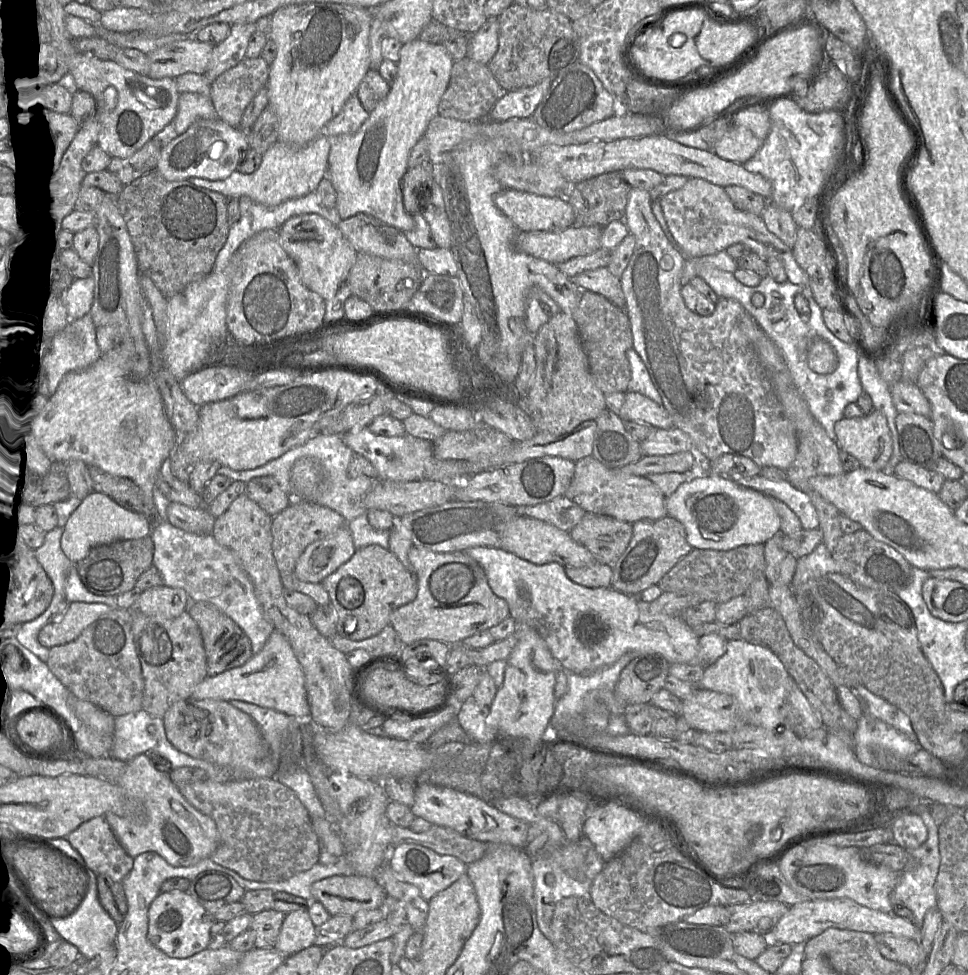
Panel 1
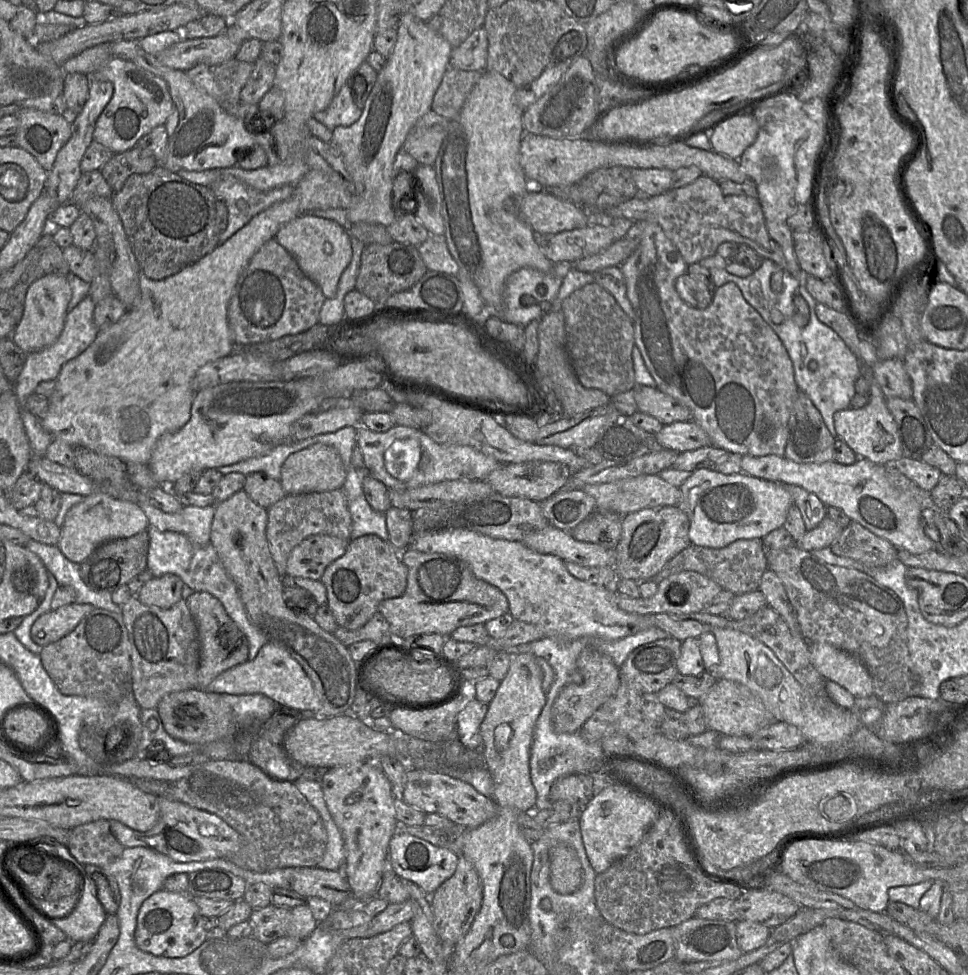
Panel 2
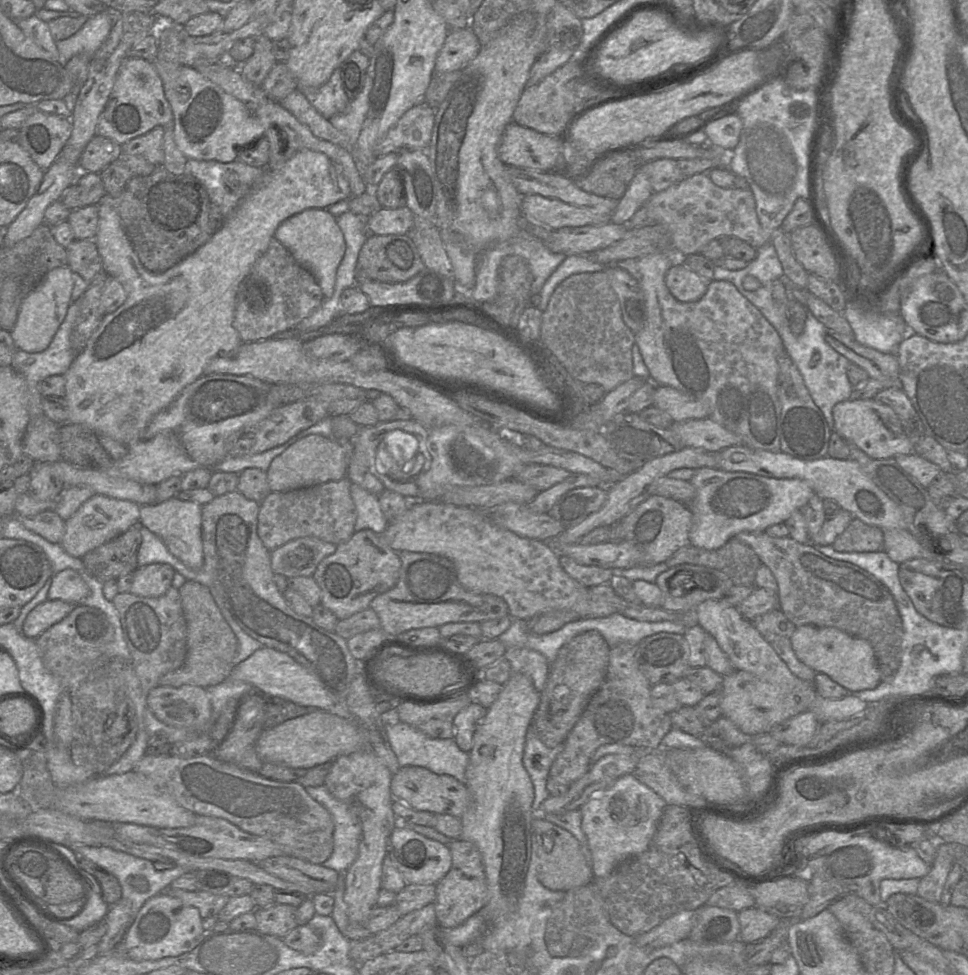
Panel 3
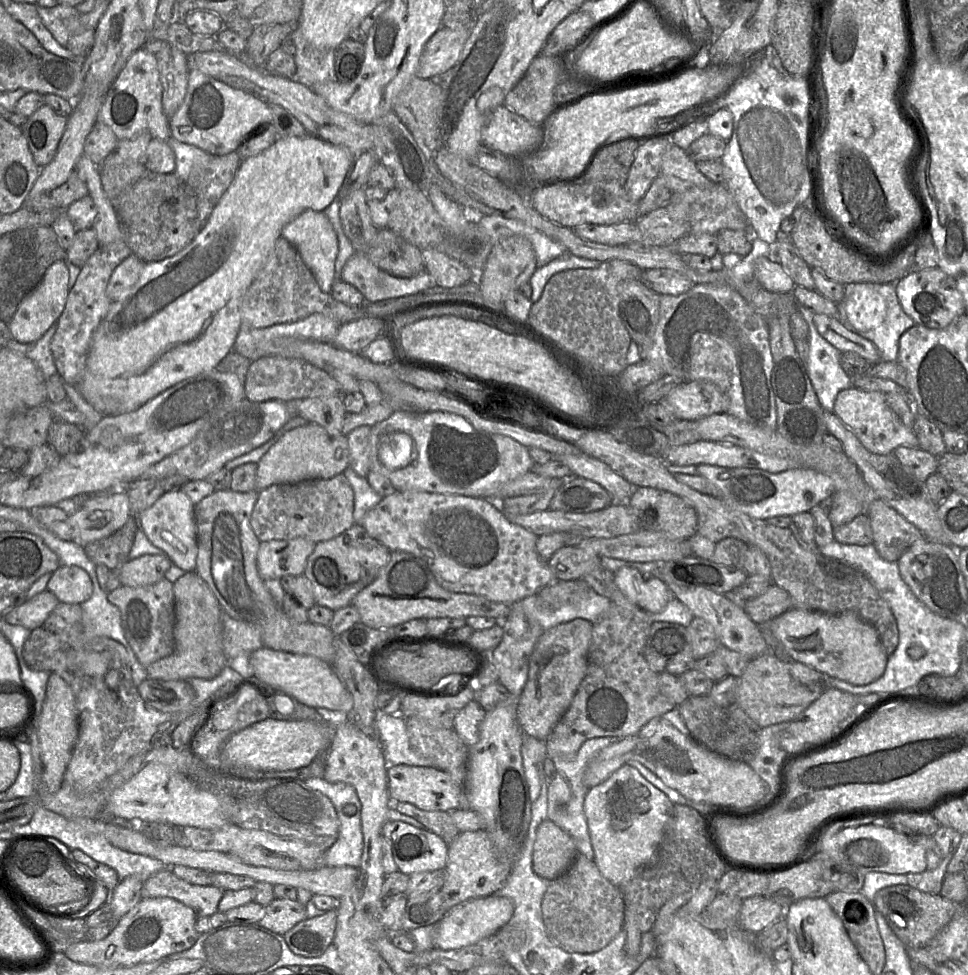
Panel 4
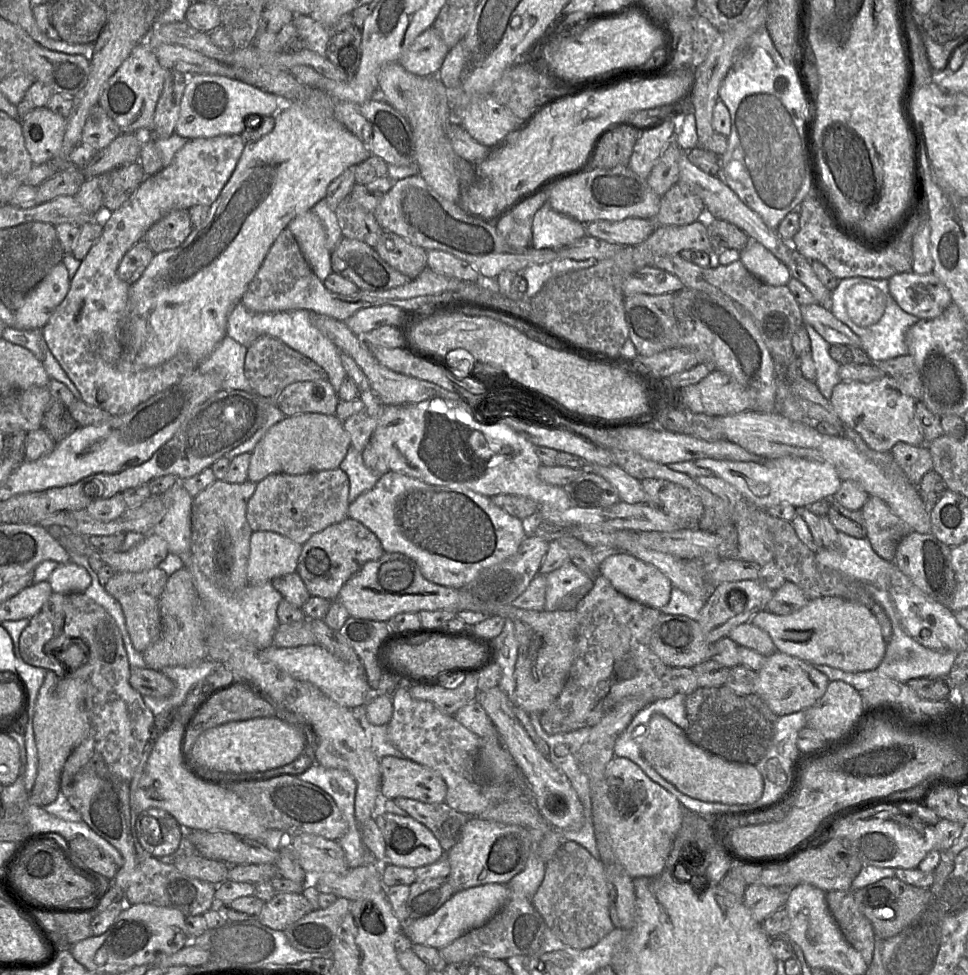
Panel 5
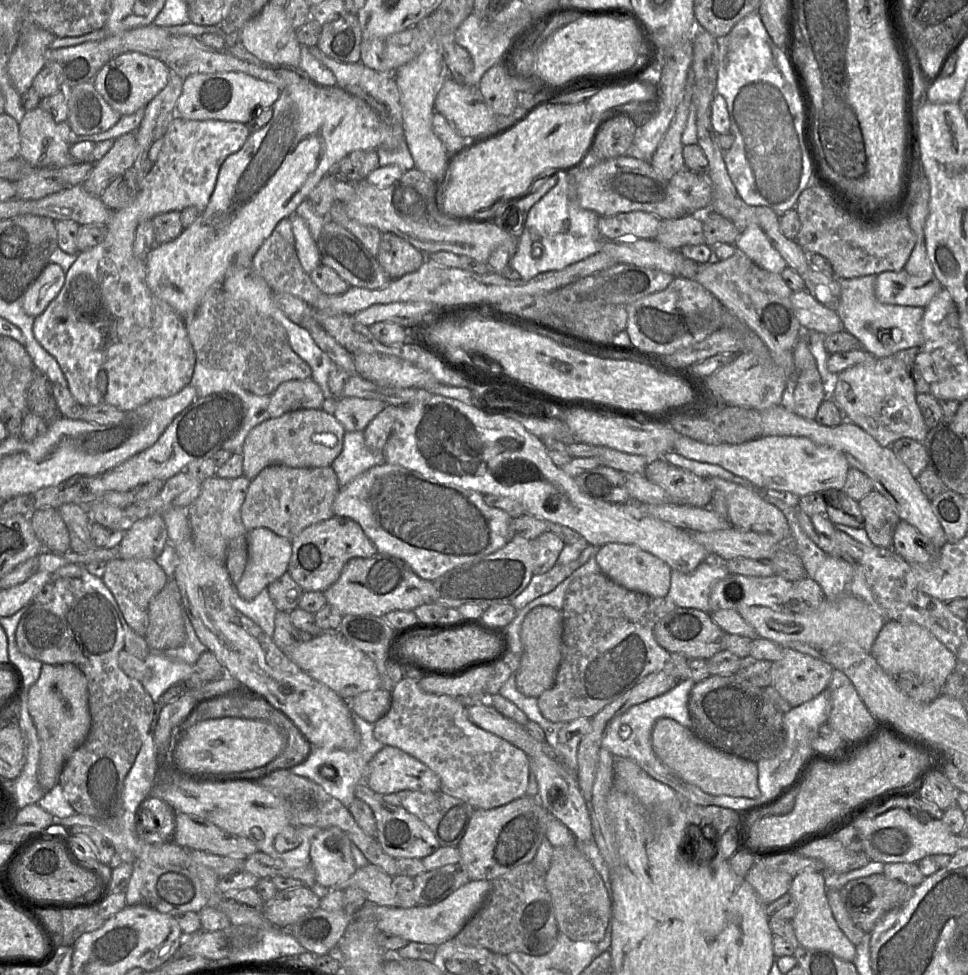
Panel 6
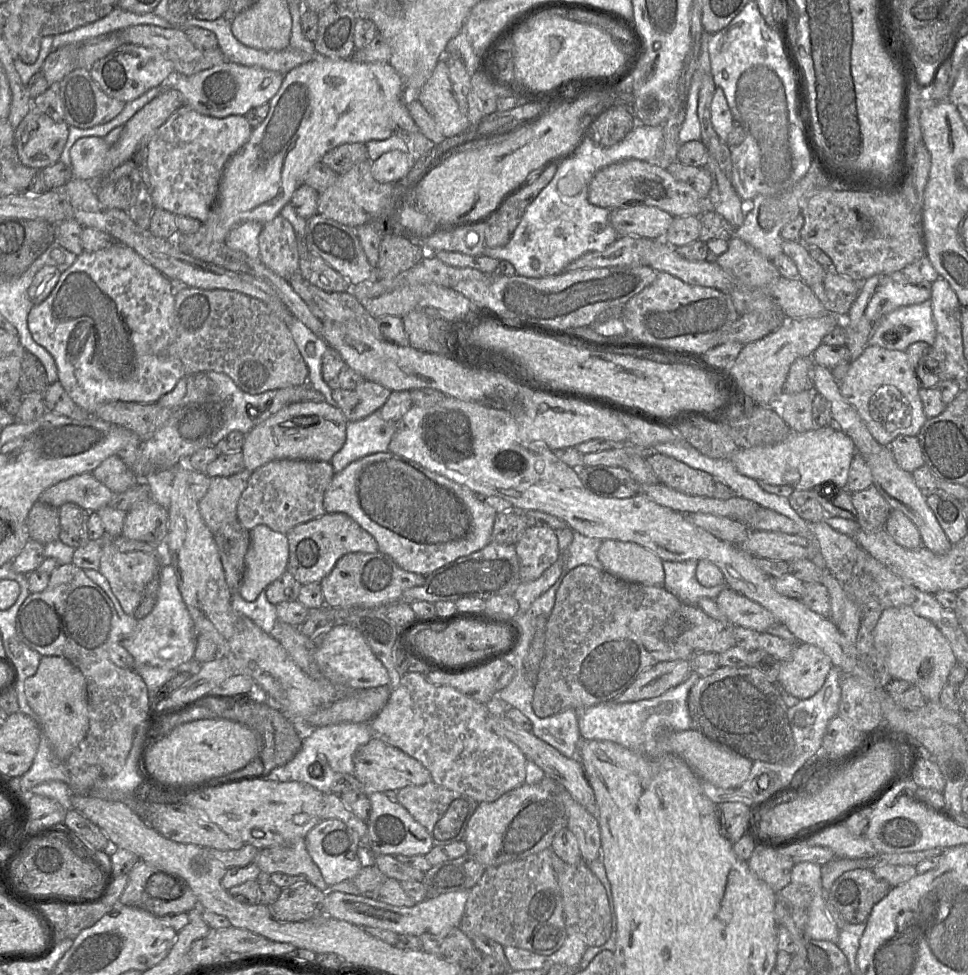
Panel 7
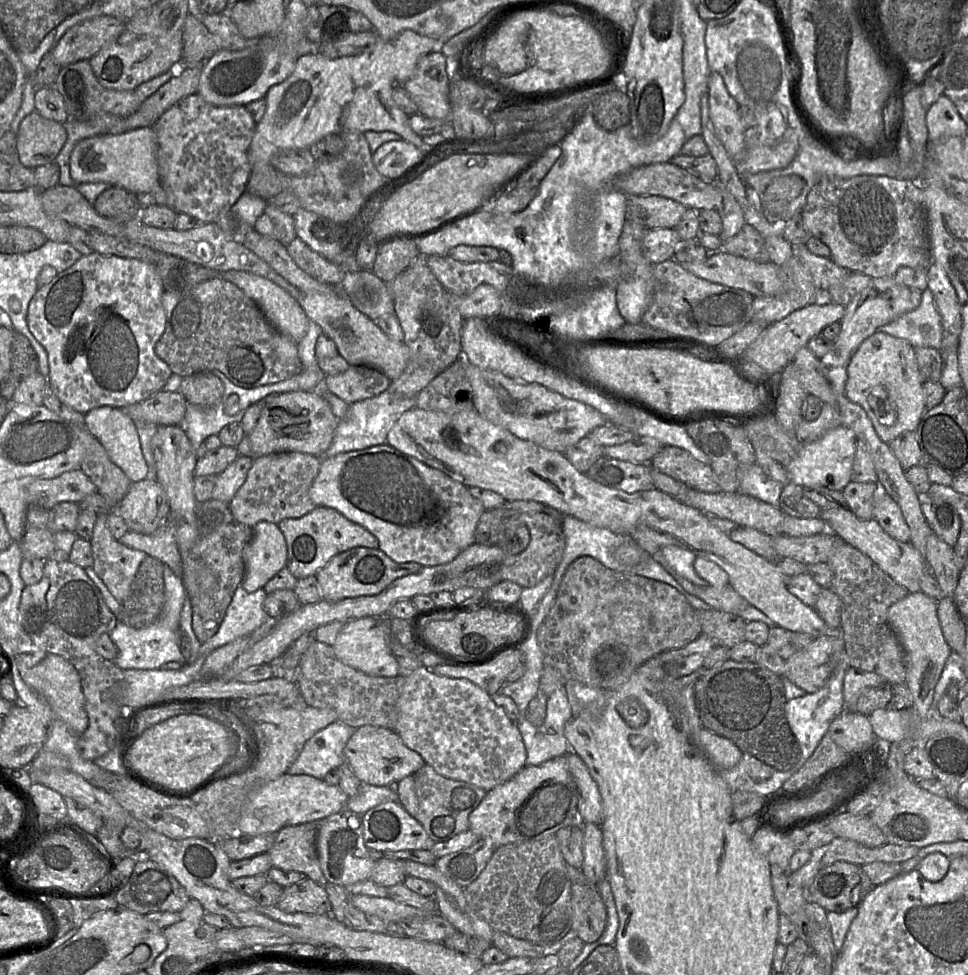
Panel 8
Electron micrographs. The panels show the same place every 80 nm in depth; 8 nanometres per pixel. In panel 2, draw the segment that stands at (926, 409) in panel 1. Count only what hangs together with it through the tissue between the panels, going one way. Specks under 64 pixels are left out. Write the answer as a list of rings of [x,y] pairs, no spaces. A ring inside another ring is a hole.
[[[901,359],[879,360],[864,372],[872,375],[873,381],[883,392],[885,398],[899,397],[912,399],[913,389],[911,379]]]

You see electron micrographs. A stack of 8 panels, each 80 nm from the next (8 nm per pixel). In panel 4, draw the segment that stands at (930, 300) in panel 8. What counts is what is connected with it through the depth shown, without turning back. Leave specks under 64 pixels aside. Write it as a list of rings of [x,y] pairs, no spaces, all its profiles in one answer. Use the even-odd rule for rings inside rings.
[[[848,283],[844,285],[844,296],[837,310],[837,319],[850,331],[871,341],[883,361],[897,361],[900,337],[916,324],[903,311],[893,283]]]

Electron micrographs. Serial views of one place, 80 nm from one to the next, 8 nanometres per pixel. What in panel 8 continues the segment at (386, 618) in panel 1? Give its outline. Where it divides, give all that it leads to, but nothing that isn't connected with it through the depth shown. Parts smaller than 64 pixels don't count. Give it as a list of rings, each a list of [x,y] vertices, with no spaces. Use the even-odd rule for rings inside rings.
[[[316,506],[302,517],[284,519],[277,525],[287,544],[286,568],[296,579],[316,576],[332,557],[351,548],[379,546],[376,536],[365,527],[330,507]]]

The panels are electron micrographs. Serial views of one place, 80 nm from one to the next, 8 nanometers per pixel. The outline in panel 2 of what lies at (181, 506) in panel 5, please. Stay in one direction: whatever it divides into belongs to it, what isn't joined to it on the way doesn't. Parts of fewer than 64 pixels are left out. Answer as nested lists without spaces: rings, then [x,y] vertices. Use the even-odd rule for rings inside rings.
[[[134,486],[138,494],[136,503],[145,514],[149,526],[160,531],[170,531],[184,534],[194,544],[204,546],[210,541],[211,524],[214,516],[214,506],[197,507],[183,506],[177,513],[165,513],[160,509],[142,501],[141,488]]]

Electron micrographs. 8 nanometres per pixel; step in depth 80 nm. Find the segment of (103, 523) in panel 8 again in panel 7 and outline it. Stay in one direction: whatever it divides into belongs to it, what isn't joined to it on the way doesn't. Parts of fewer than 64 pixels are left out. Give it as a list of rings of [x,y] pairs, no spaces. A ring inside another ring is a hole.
[[[105,535],[99,540],[100,566],[98,572],[107,580],[112,593],[120,603],[123,611],[133,616],[140,604],[146,585],[159,575],[160,566],[157,557],[142,551],[121,552],[113,542],[113,537]]]

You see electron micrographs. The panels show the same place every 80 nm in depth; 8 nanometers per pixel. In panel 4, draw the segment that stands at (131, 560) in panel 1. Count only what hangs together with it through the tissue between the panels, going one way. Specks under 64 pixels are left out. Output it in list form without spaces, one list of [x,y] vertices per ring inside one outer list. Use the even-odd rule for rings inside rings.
[[[130,518],[112,535],[85,546],[85,552],[95,565],[104,565],[111,571],[115,571],[129,559],[139,528],[138,519]]]

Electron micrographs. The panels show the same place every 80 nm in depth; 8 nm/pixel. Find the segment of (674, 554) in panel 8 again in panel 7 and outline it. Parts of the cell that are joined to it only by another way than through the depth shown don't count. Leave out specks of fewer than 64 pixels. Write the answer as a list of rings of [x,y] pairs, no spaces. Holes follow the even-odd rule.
[[[663,561],[664,587],[675,595],[682,604],[698,606],[701,598],[714,600],[721,590],[725,588],[724,584],[726,582],[712,587],[700,584],[696,576],[698,561]]]

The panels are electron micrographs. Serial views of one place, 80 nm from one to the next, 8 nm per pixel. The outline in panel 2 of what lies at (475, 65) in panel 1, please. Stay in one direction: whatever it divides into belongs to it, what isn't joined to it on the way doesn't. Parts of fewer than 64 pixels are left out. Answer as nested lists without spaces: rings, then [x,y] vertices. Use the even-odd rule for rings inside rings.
[[[448,67],[433,97],[432,109],[443,117],[455,116],[481,78],[482,72]]]

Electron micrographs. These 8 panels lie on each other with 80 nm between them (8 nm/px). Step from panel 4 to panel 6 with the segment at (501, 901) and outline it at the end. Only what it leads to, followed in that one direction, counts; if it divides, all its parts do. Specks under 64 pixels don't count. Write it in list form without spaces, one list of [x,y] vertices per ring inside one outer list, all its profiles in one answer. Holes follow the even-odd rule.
[[[470,881],[441,902],[430,906],[416,905],[411,908],[400,908],[376,904],[377,927],[382,932],[400,936],[408,942],[440,945],[455,938],[469,919],[481,908],[489,891],[489,882]]]

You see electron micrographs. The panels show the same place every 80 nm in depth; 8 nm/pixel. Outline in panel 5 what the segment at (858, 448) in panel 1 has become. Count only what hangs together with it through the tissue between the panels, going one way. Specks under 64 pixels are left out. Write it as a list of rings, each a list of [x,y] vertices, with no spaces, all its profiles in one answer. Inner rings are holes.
[[[889,375],[869,383],[842,380],[834,387],[830,404],[841,420],[875,451],[890,452],[899,442],[914,446],[925,445],[915,414],[916,400]]]

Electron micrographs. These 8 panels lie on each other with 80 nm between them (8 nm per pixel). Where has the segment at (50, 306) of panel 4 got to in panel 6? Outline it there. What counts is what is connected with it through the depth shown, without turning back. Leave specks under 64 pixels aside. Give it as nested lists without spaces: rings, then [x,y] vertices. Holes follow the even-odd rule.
[[[49,263],[22,297],[22,307],[32,318],[39,316],[58,295],[65,282],[63,269]]]

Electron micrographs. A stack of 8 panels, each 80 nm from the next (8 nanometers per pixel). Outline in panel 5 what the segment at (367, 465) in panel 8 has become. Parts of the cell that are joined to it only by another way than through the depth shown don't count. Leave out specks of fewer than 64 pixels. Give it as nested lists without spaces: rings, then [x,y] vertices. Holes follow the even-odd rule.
[[[394,471],[381,475],[372,489],[352,501],[348,517],[374,533],[385,553],[410,557],[427,580],[454,589],[514,557],[528,536],[527,523],[500,509],[489,497],[427,484]]]

